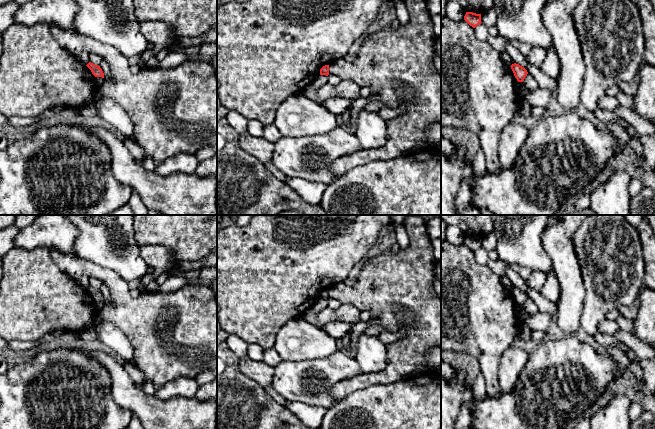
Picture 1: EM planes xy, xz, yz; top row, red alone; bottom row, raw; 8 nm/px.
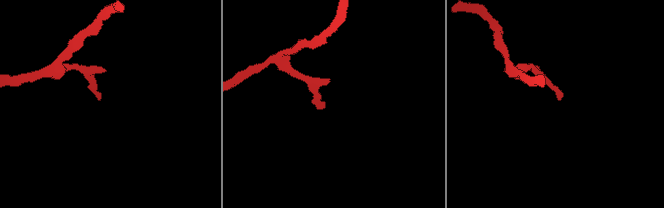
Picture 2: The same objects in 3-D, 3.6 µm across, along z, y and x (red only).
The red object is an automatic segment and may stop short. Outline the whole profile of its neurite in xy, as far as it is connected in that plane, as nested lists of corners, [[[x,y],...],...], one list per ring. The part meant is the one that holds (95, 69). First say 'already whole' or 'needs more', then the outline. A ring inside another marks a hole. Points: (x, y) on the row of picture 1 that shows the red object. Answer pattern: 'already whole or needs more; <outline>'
already whole; [[[89,62],[86,66],[91,70],[92,74],[95,77],[104,78],[104,73],[103,73],[102,69],[100,68],[100,66],[95,65],[95,64],[91,63],[91,62]]]

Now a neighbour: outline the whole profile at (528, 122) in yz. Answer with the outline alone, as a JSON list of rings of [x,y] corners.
[[[518,111],[514,113],[511,122],[522,124],[528,130],[531,130],[533,126],[538,122],[538,119],[530,116],[523,117]]]

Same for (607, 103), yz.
[[[604,95],[598,105],[601,110],[613,112],[620,104],[615,96]]]

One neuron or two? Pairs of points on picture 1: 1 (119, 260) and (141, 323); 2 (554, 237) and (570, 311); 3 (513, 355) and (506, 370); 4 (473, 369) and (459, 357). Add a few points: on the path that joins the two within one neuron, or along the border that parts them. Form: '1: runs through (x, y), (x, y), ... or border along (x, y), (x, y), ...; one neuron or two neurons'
1: border along (108, 268), (126, 283); two neurons
2: runs through (563, 255), (570, 279), (570, 293); one neuron
3: runs through (513, 359), (510, 366); one neuron
4: runs through (470, 366), (462, 360); one neuron

